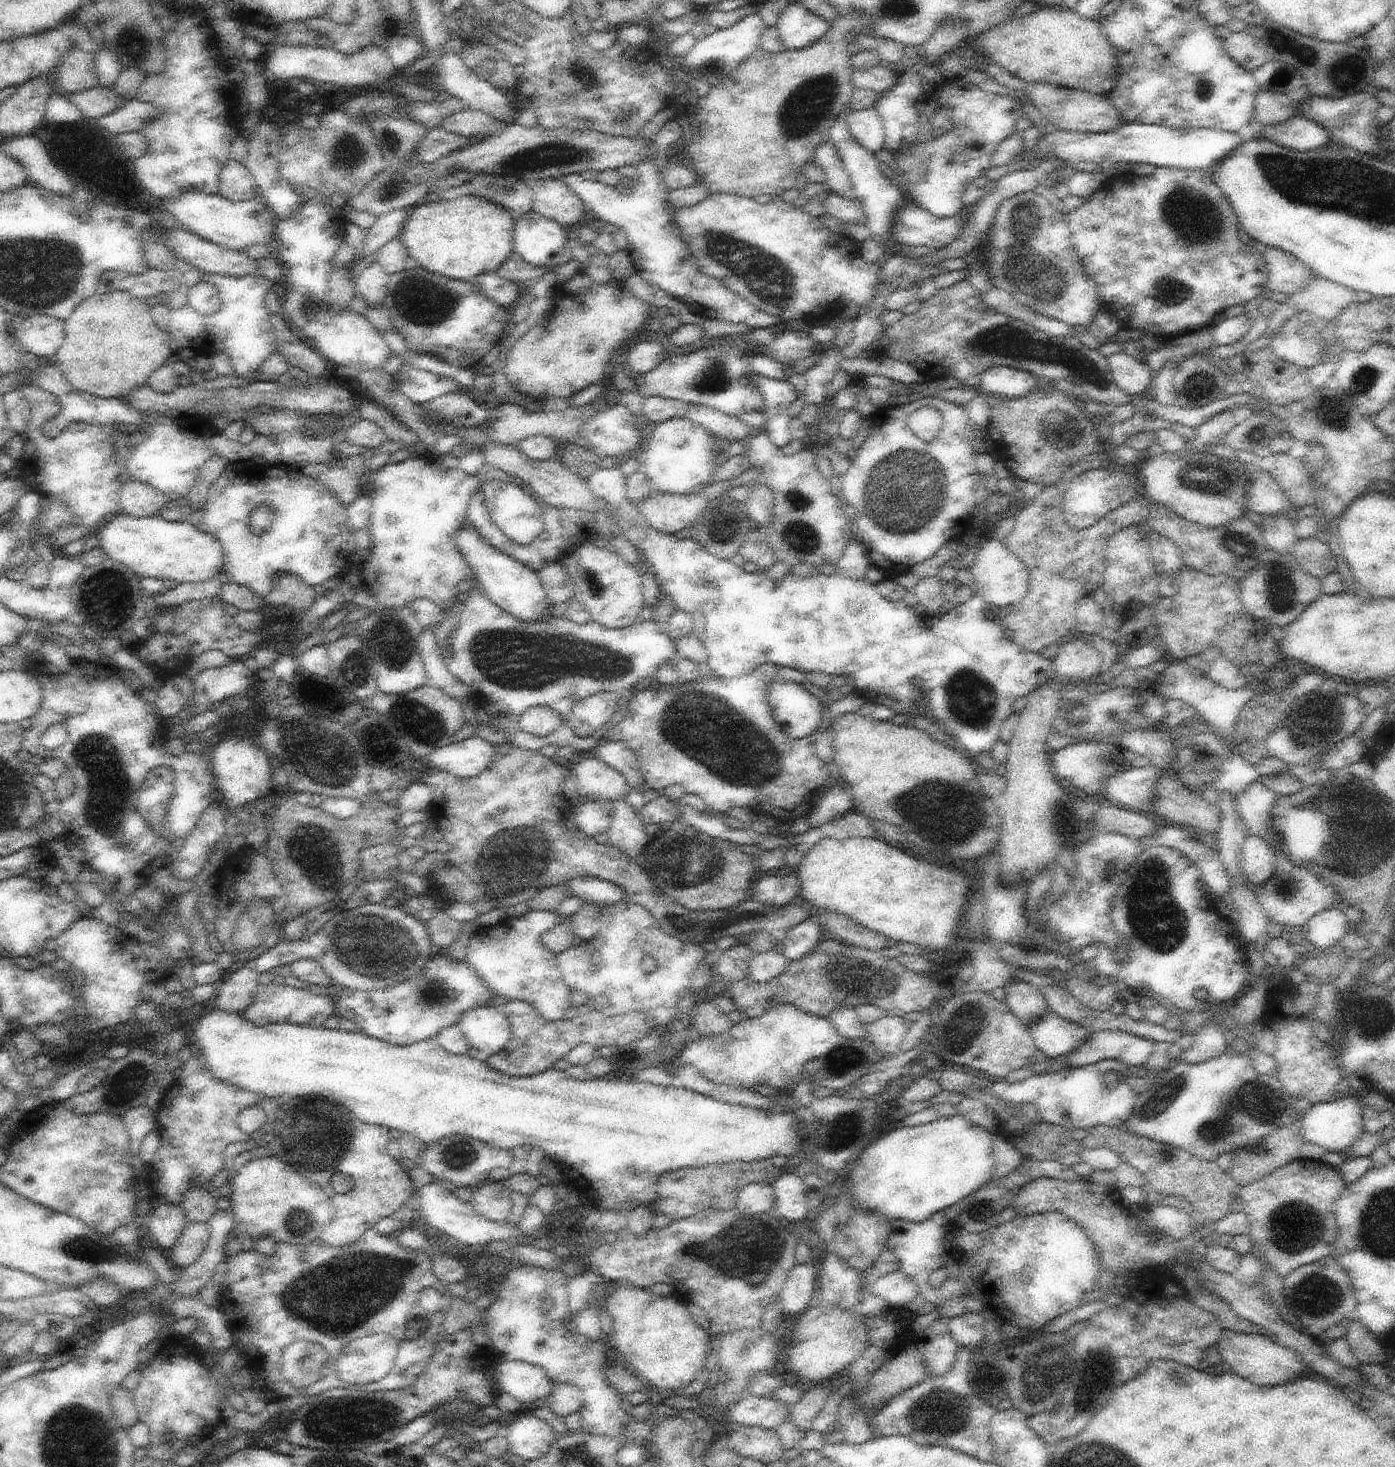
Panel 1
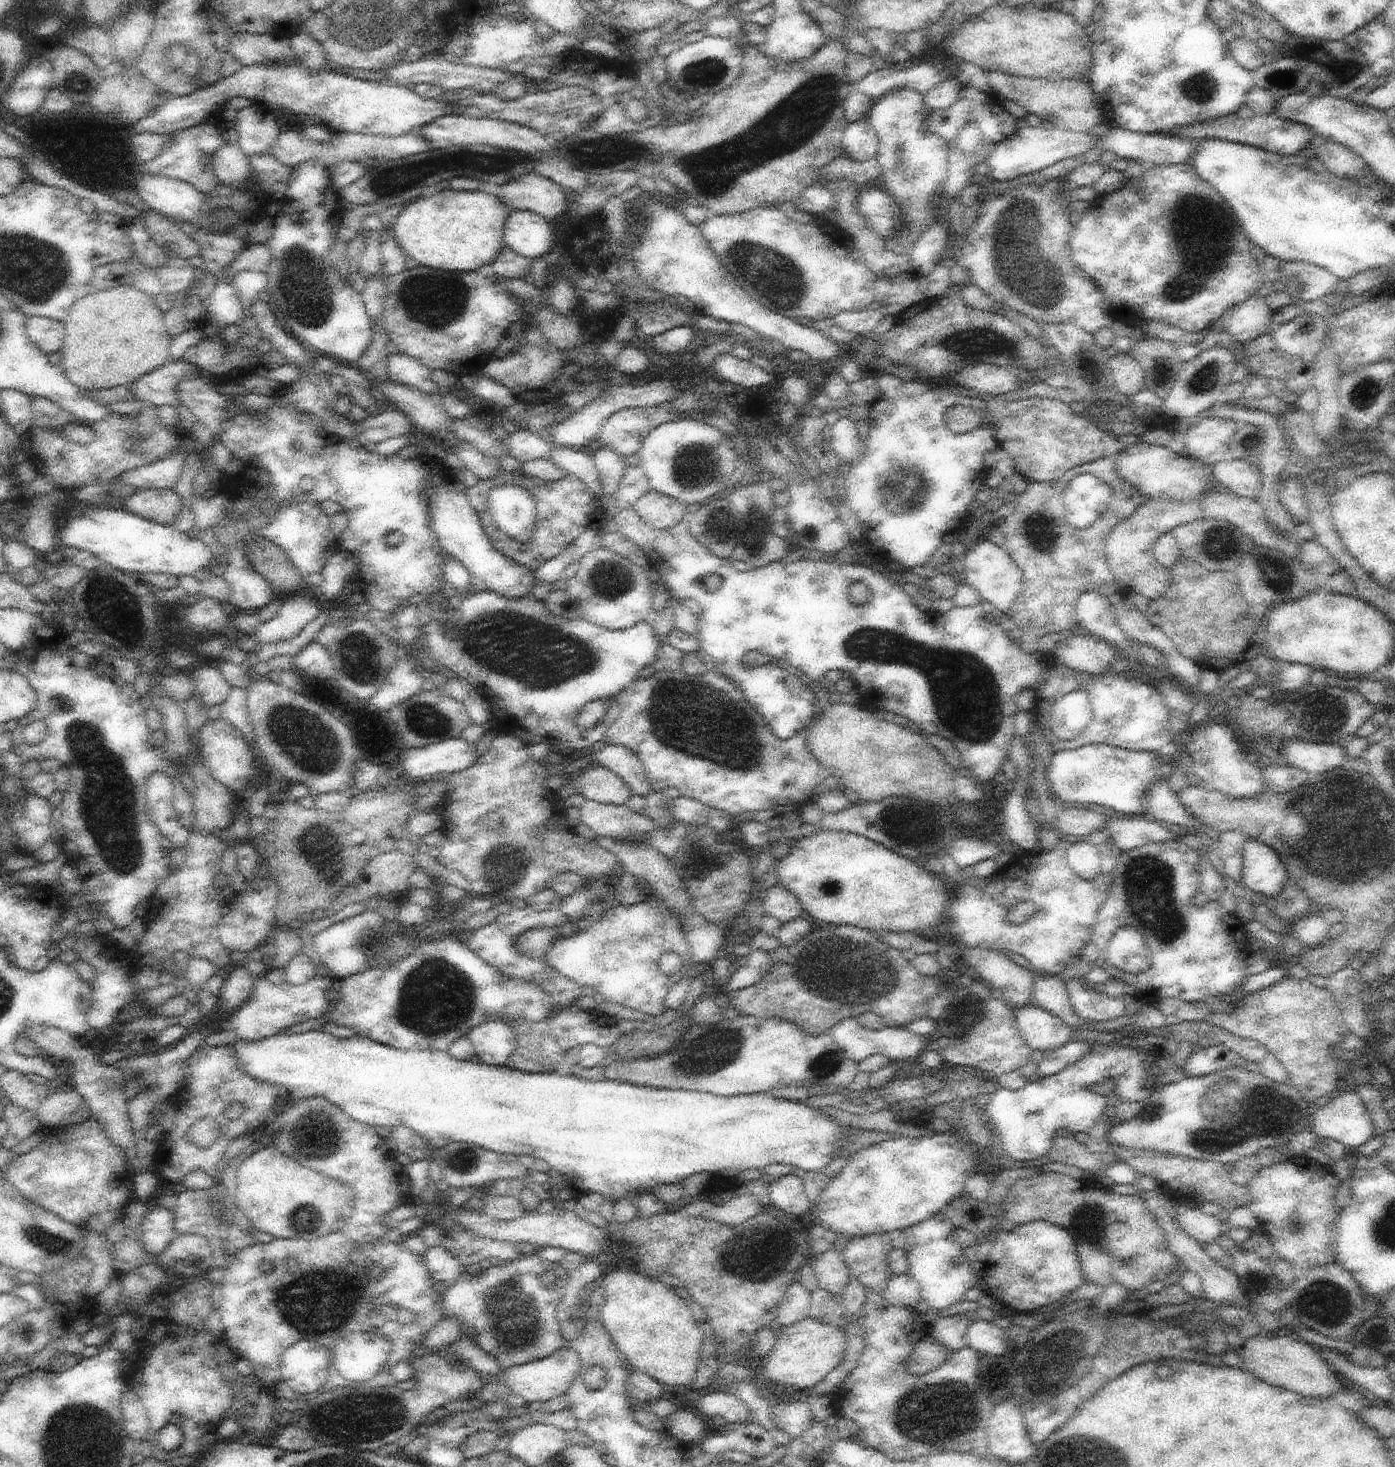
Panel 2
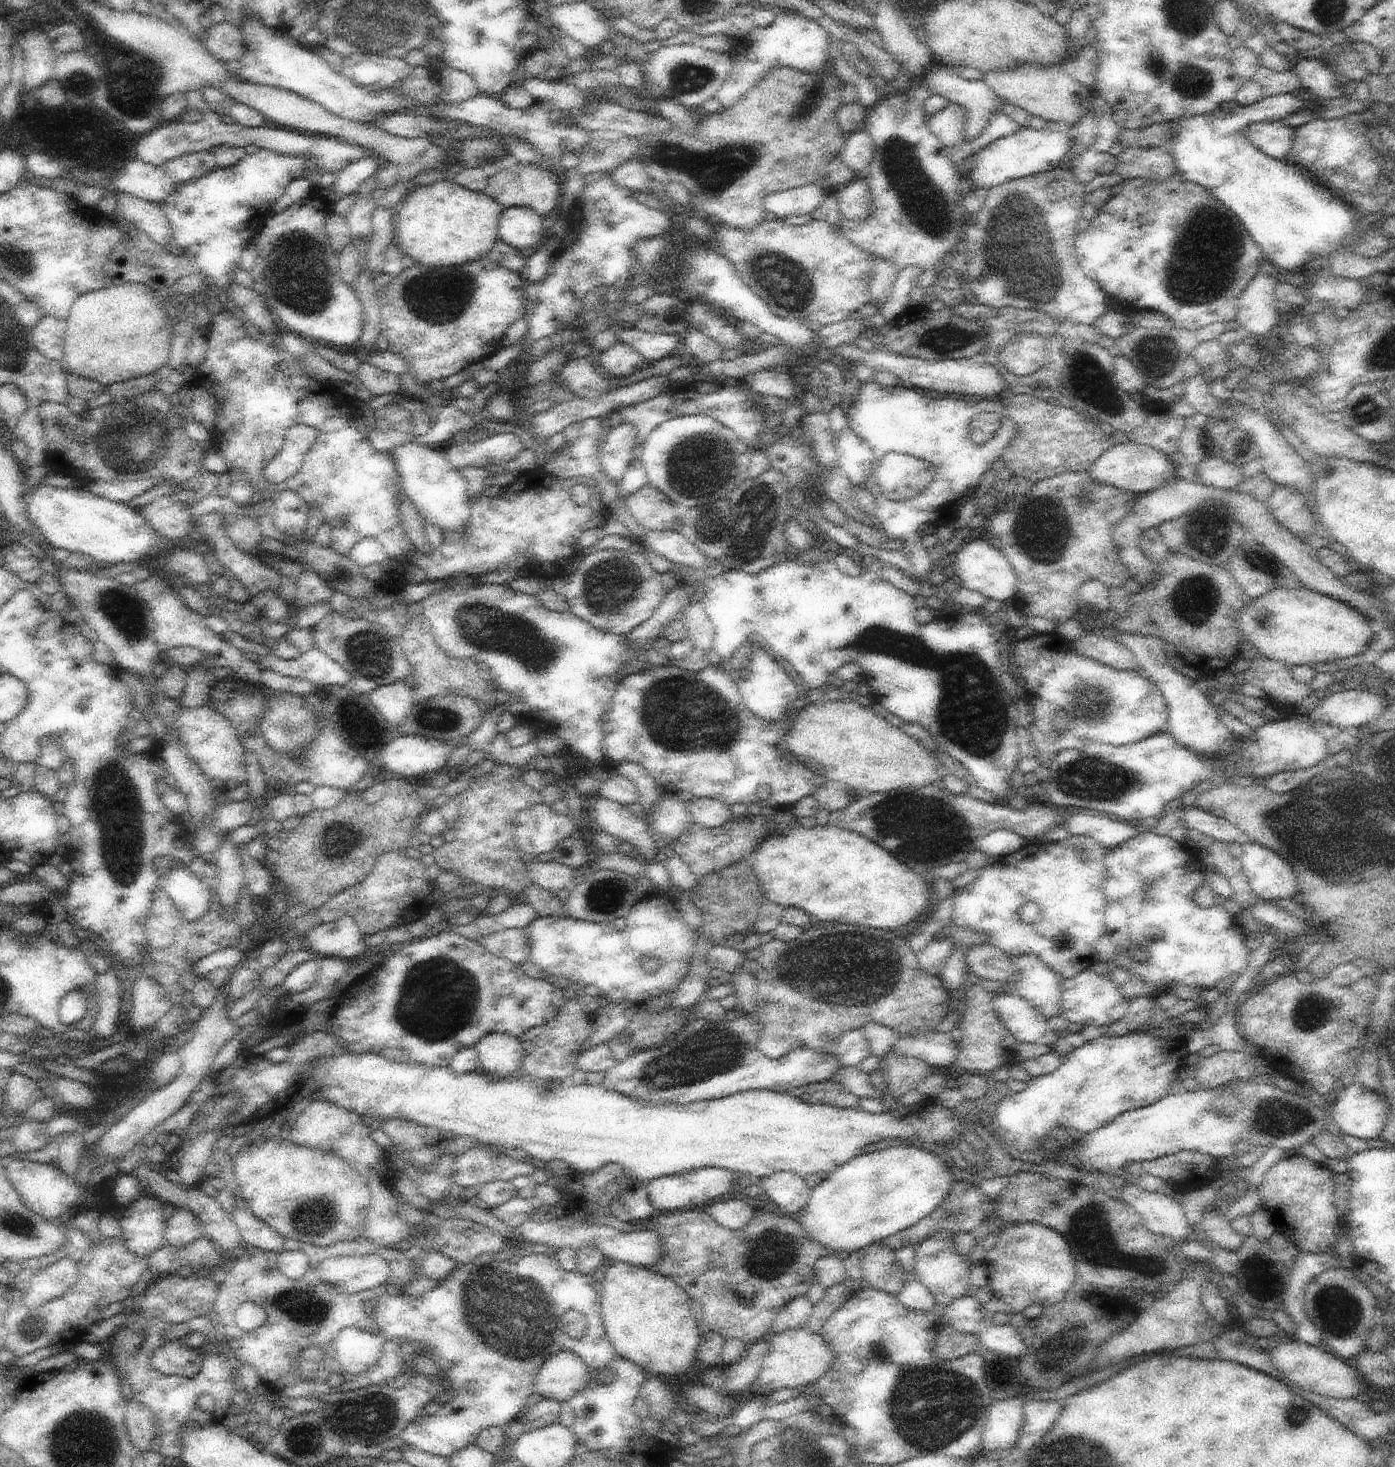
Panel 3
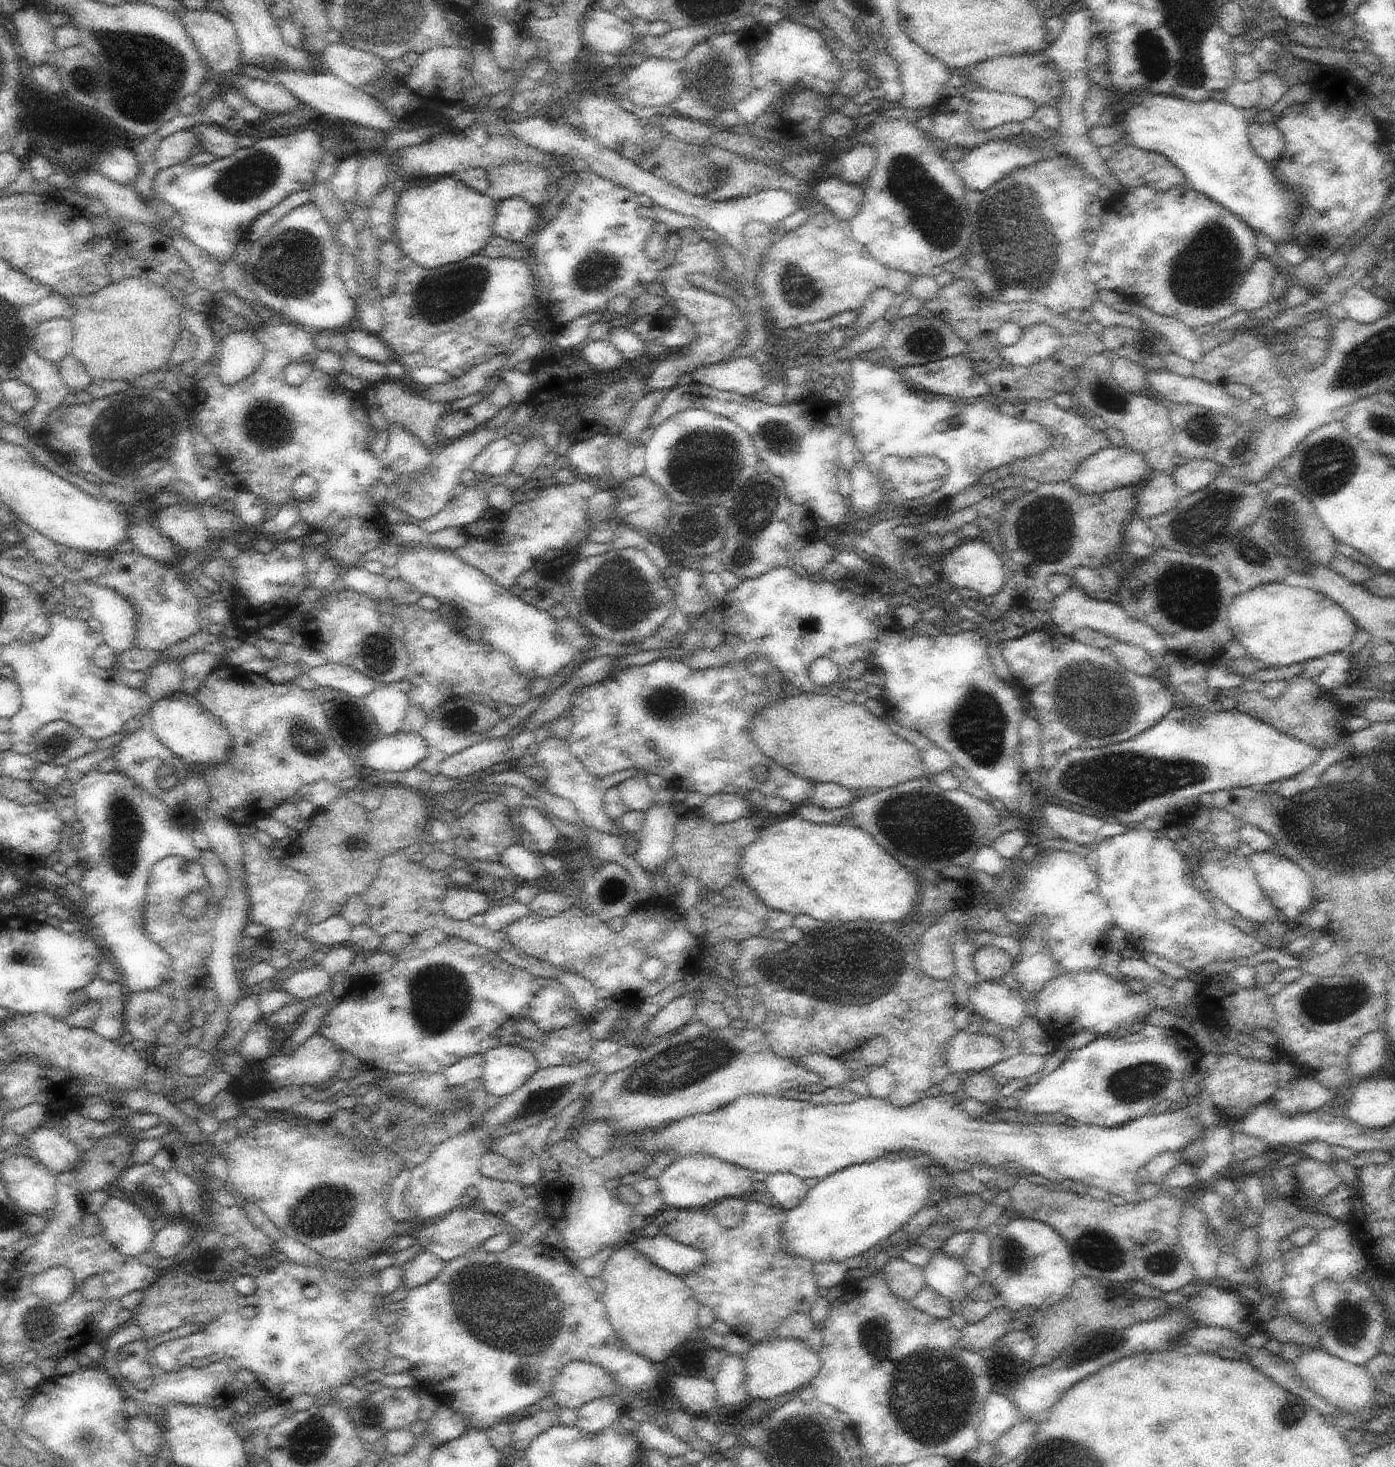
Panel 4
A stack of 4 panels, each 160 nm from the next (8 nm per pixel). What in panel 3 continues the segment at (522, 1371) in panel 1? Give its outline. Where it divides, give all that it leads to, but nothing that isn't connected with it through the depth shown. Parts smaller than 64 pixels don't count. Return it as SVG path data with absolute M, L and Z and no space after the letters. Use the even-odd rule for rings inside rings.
M558 1351L542 1365L535 1380L535 1389L545 1399L563 1403L580 1394L592 1376L588 1365L574 1352Z

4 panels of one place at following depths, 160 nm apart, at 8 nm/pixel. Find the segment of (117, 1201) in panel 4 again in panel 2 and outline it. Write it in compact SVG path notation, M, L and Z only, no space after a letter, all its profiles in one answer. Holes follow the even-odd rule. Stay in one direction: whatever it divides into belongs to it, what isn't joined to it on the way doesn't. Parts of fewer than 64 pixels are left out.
M157 1203L149 1204L145 1218L140 1224L143 1250L159 1257L179 1235L175 1229L174 1210Z

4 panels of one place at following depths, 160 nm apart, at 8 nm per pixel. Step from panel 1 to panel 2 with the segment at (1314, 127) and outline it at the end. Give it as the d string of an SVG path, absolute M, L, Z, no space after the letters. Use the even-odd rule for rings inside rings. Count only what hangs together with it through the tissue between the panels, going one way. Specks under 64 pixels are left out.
M1274 113L1269 115L1254 115L1247 119L1231 114L1216 120L1204 120L1204 122L1194 122L1188 126L1178 127L1169 132L1173 137L1199 141L1209 138L1231 140L1234 143L1251 144L1252 147L1262 148L1263 151L1275 152L1278 155L1290 156L1298 154L1309 141L1312 134L1309 126L1292 122L1288 119L1280 118Z

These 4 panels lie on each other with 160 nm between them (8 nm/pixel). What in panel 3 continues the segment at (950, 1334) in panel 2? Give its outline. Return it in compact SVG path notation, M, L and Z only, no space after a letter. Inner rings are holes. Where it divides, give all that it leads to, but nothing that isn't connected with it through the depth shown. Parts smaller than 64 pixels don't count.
M961 1296L941 1311L944 1321L961 1333L976 1333L985 1324L985 1311L975 1296Z

